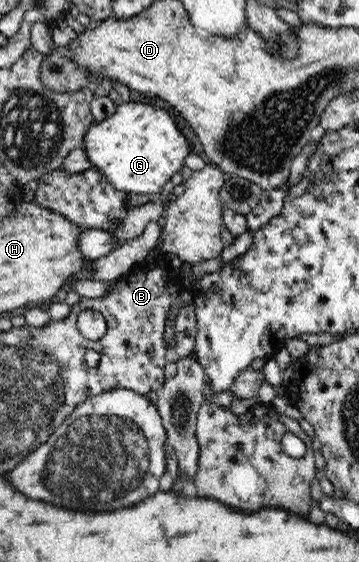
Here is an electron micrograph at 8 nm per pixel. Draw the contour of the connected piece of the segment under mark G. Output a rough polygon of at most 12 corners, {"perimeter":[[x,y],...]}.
{"perimeter":[[129,101],[83,149],[115,189],[162,190],[192,153],[169,112]]}

